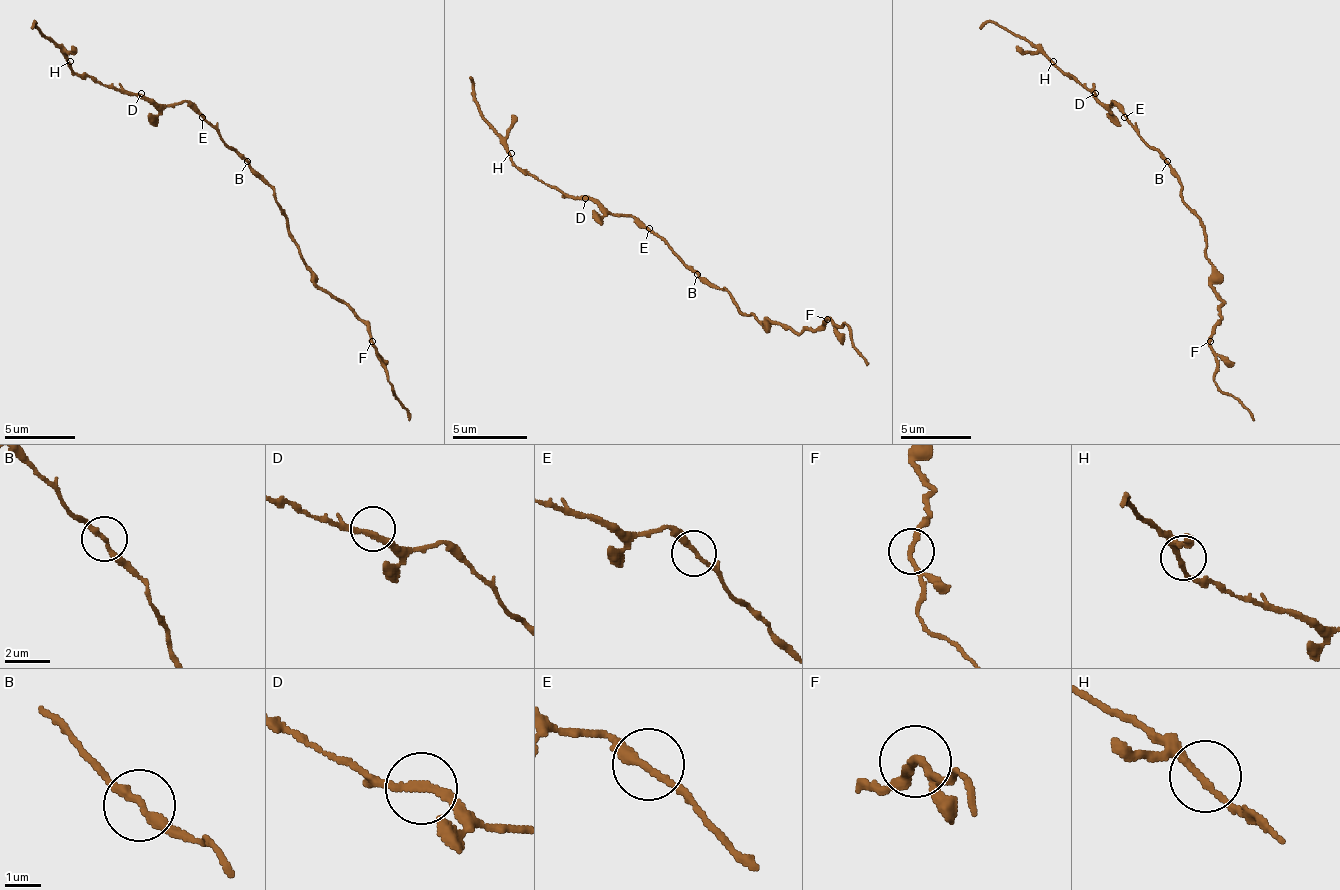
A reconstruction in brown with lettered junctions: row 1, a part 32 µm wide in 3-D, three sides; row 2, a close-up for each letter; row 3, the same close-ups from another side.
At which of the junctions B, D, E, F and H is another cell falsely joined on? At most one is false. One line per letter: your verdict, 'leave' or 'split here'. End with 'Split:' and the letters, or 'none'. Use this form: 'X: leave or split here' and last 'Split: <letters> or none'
B: leave
D: leave
E: leave
F: leave
H: leave
Split: none

